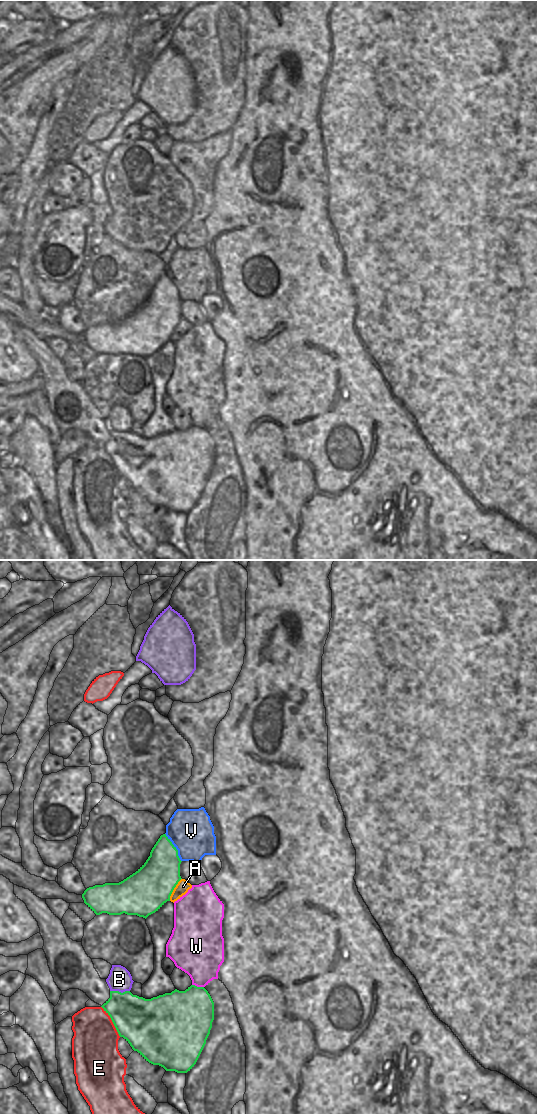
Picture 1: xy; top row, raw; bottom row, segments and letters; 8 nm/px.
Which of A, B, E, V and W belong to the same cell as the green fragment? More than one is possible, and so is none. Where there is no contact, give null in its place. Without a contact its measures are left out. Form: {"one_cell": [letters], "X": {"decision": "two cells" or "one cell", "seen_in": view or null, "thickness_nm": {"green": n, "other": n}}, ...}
{"one_cell": [], "A": {"decision": "two cells", "seen_in": "xy", "thickness_nm": {"green": 360, "other": 100}}, "B": {"decision": "two cells", "seen_in": "xy", "thickness_nm": {"green": 360, "other": 190}}, "E": {"decision": "two cells", "seen_in": "xy", "thickness_nm": {"green": 380, "other": 360}}, "V": {"decision": "two cells", "seen_in": "xy", "thickness_nm": {"green": 320, "other": 360}}, "W": {"decision": "two cells", "seen_in": "xy", "thickness_nm": {"green": 420, "other": 360}}}

